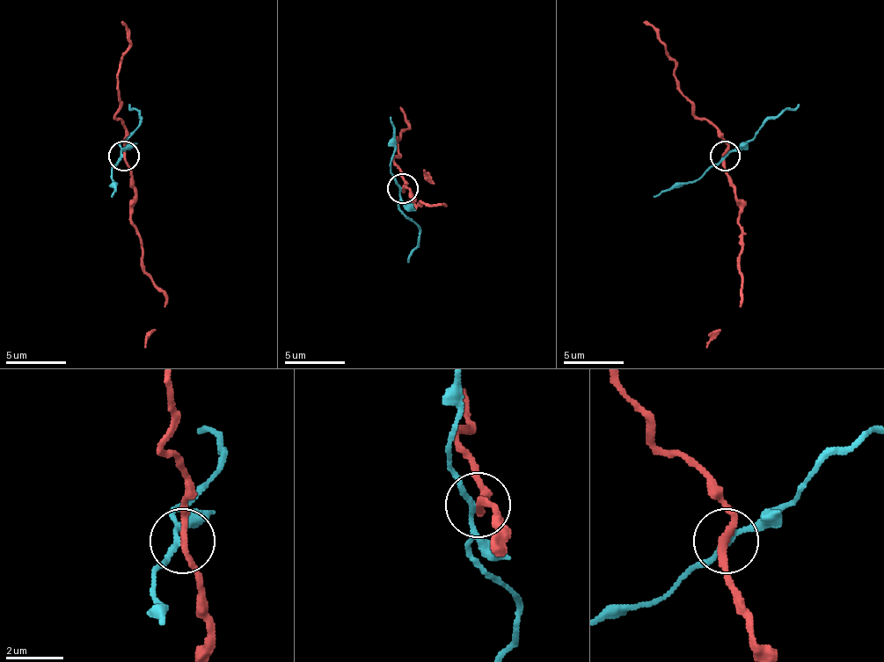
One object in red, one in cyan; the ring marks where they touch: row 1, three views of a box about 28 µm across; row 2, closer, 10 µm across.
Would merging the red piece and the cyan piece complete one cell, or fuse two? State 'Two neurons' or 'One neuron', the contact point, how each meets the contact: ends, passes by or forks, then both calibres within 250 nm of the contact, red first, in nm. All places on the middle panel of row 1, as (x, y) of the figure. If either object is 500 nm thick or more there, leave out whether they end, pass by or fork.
Two neurons. Place: (403, 188). At the ring red passes by. At the ring cyan passes by. Thickness 200 nm (red) against 160 nm

